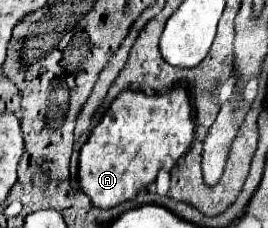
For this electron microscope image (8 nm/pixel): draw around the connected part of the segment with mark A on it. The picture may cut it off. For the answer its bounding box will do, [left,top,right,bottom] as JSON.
[79,87,195,209]

